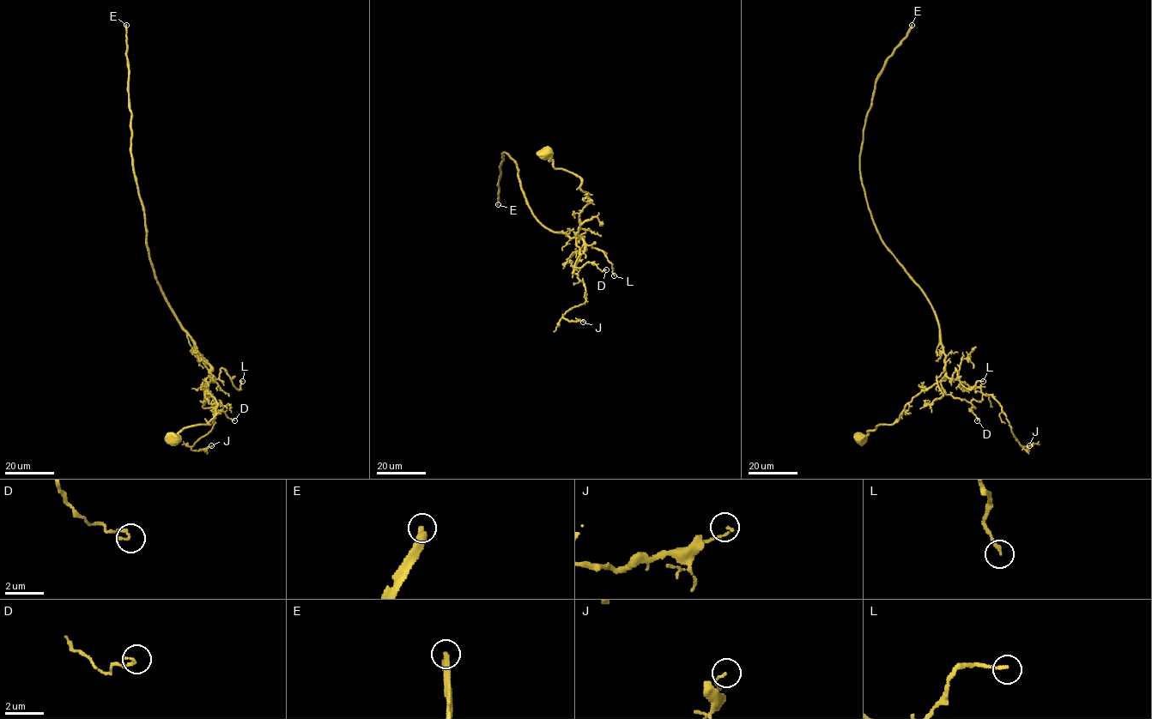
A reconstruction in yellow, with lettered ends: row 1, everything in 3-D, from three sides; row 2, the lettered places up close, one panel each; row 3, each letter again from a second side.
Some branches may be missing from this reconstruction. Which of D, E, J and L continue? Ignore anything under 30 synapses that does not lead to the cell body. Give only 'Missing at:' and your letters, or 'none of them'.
Missing at: E

